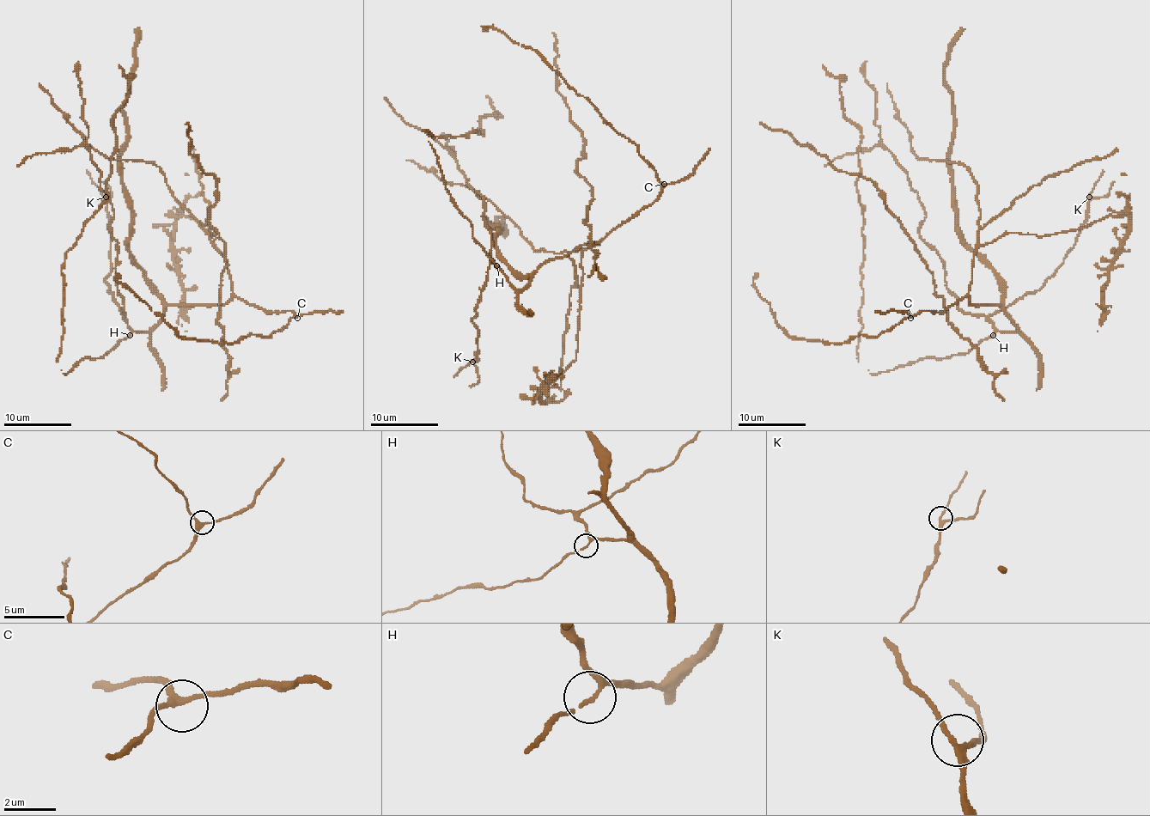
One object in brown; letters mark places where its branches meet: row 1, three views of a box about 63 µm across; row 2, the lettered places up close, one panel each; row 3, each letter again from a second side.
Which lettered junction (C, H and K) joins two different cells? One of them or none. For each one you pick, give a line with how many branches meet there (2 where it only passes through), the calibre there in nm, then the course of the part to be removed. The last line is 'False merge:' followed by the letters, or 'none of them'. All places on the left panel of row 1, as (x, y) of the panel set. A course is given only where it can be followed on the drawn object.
False merge: none of them

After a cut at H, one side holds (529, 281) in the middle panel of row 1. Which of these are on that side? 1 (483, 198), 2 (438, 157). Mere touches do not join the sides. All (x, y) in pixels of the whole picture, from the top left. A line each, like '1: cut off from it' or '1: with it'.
1: with it
2: cut off from it

